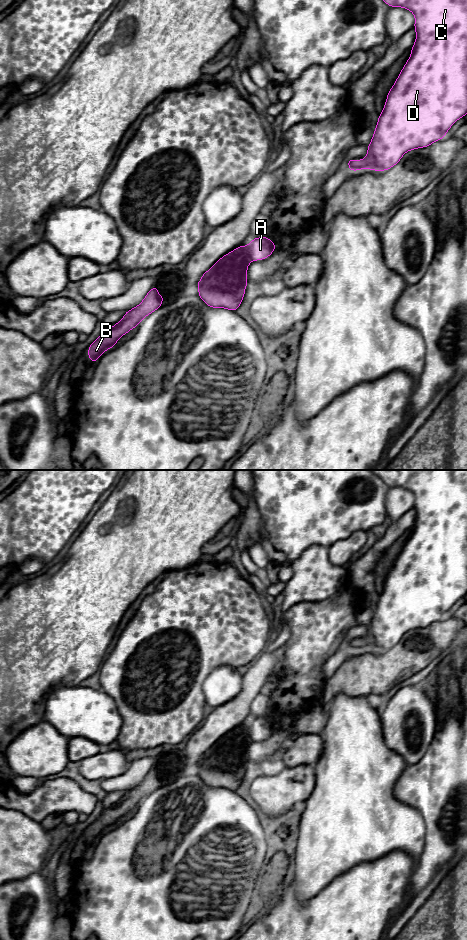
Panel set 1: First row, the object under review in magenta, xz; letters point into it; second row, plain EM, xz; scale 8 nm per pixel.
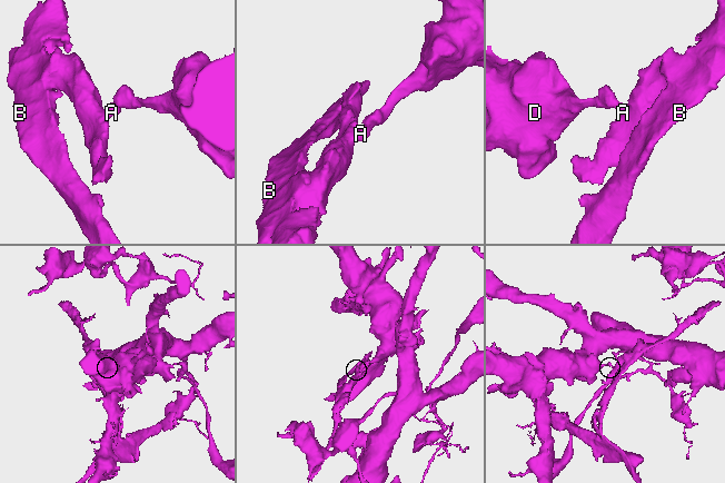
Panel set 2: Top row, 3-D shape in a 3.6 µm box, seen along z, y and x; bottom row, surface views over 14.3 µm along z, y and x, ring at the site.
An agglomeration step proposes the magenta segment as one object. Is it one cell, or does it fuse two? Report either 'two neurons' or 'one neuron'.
two neurons

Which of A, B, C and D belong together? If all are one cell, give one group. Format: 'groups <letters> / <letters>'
groups A C D / B

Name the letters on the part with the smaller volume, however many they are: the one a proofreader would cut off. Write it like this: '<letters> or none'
B

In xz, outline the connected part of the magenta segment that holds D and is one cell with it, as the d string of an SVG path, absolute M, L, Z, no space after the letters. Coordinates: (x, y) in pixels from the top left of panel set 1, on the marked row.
M383 0L390 7L402 7L411 11L415 16L414 29L416 31L415 43L411 48L411 55L399 76L397 77L393 87L388 90L388 96L385 101L384 109L379 114L378 122L374 130L370 144L367 146L367 156L361 160L348 159L350 171L358 171L361 169L371 169L373 171L385 171L395 166L403 157L403 155L414 149L428 147L434 142L446 136L447 131L460 118L467 114L467 0Z

